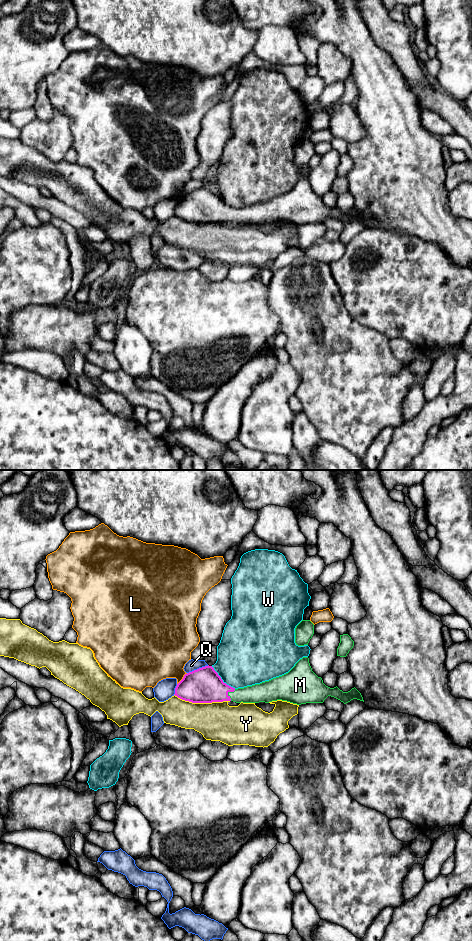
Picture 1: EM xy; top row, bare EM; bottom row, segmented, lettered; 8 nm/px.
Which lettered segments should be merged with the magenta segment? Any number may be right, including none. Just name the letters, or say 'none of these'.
M

